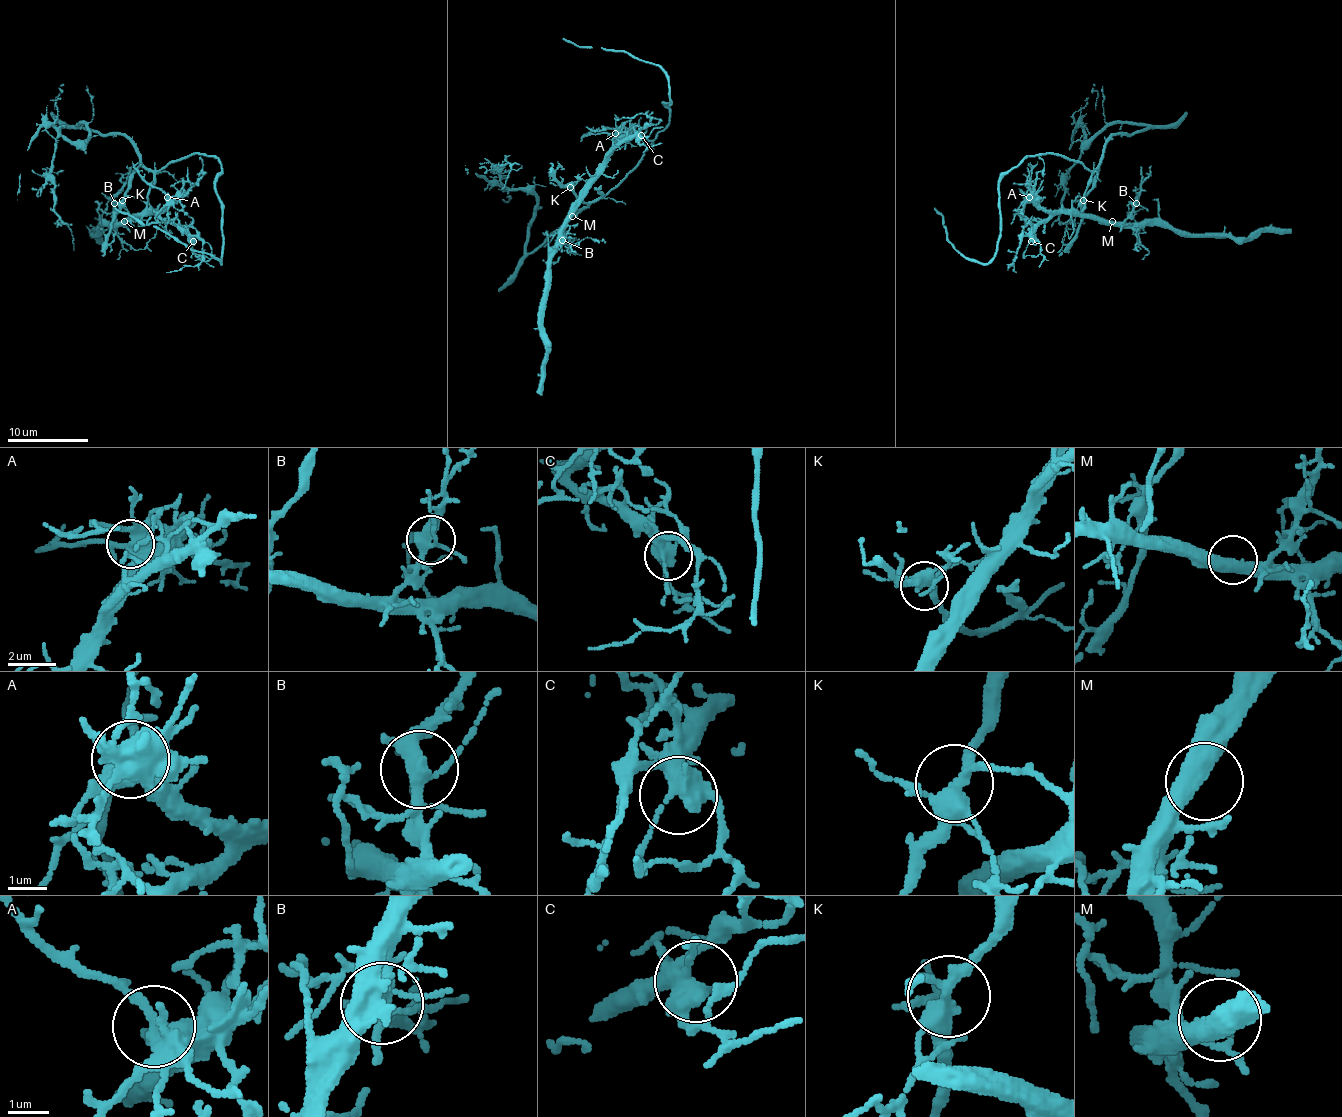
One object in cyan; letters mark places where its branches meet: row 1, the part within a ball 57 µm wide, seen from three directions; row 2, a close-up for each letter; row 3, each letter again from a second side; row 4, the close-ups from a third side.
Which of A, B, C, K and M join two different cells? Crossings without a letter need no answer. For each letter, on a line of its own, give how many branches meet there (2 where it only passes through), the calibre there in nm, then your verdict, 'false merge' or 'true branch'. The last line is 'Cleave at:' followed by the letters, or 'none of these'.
A: 4 branches meet; 420 nm thick; true branch
B: 5 branches meet; 360 nm thick; true branch
C: 4 branches meet; 400 nm thick; true branch
K: 5 branches meet; 360 nm thick; false merge
M: 2 branches meet; 500 nm thick; true branch
Cleave at: K

